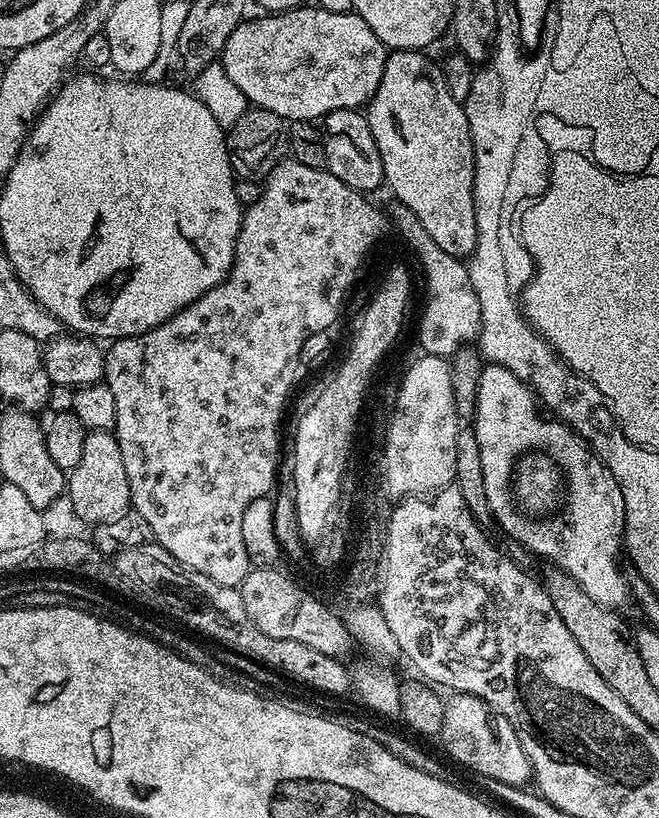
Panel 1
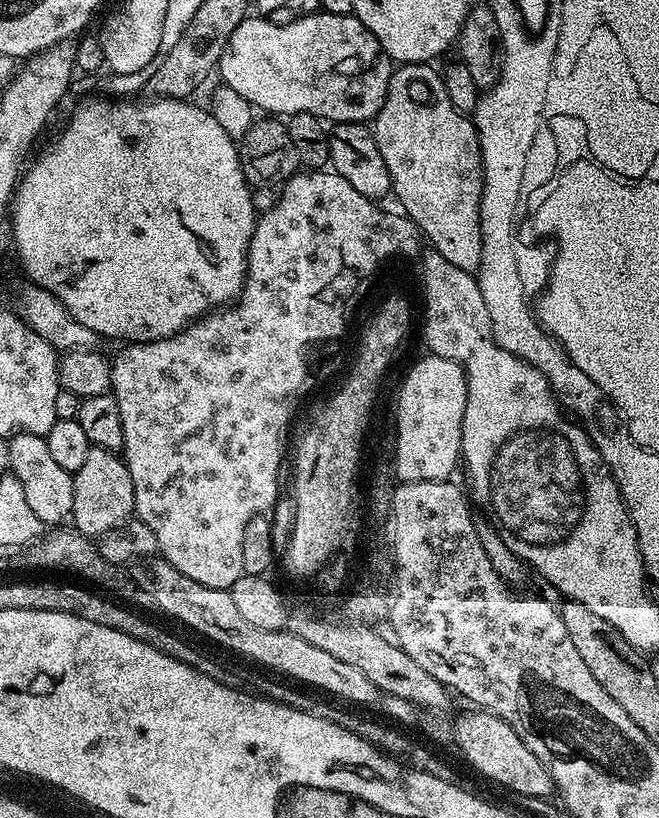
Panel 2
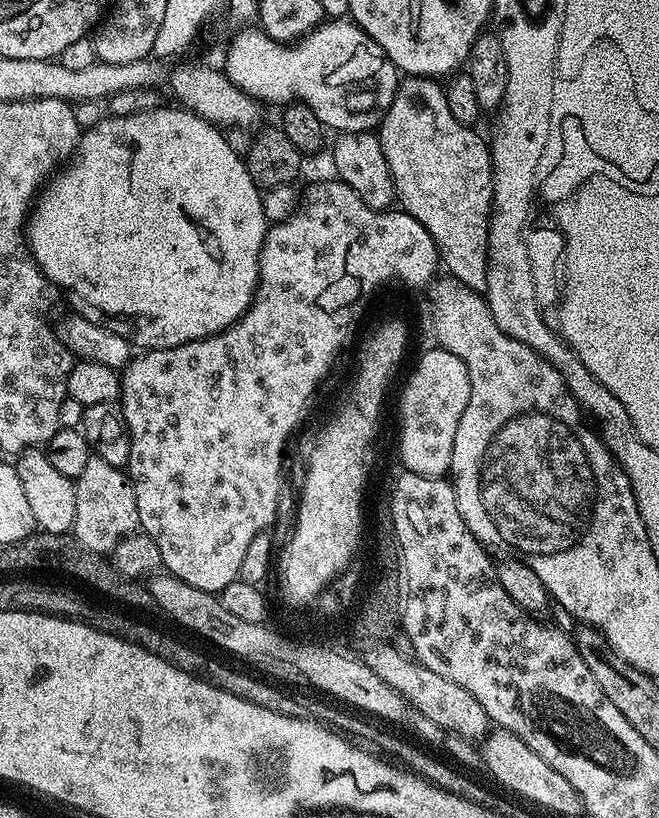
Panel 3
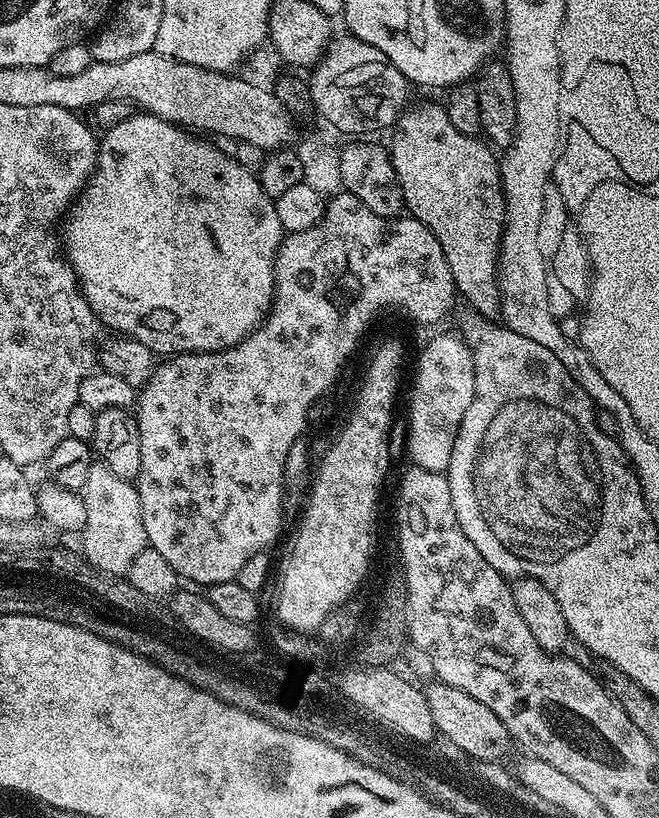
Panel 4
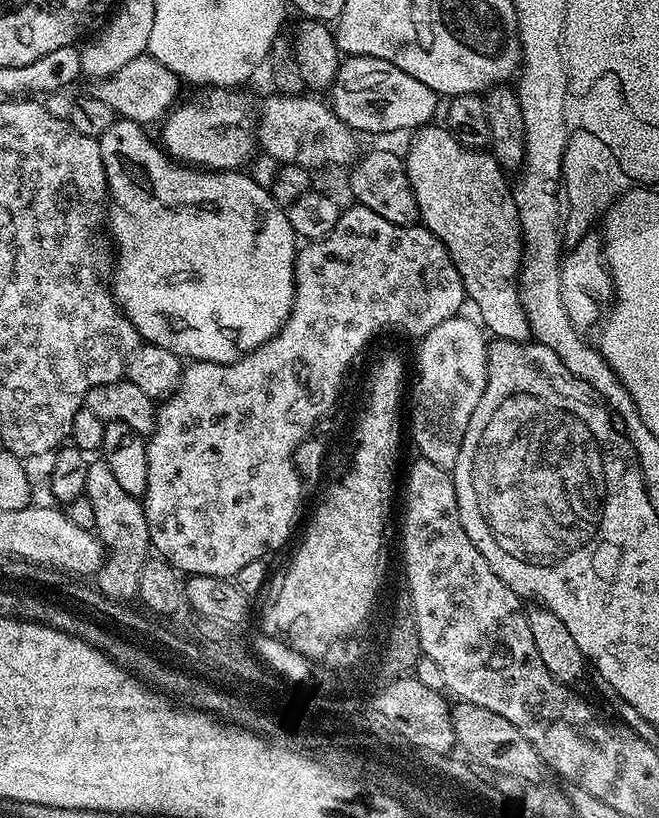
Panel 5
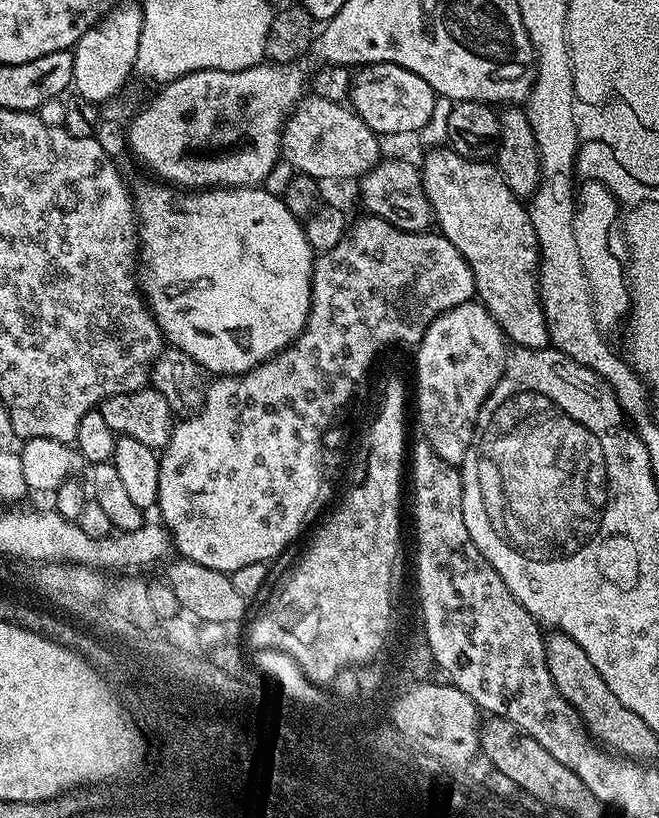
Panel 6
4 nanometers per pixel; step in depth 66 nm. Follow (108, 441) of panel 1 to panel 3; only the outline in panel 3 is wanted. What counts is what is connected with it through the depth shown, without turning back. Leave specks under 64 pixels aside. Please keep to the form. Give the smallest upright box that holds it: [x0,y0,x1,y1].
[74,455,140,554]

